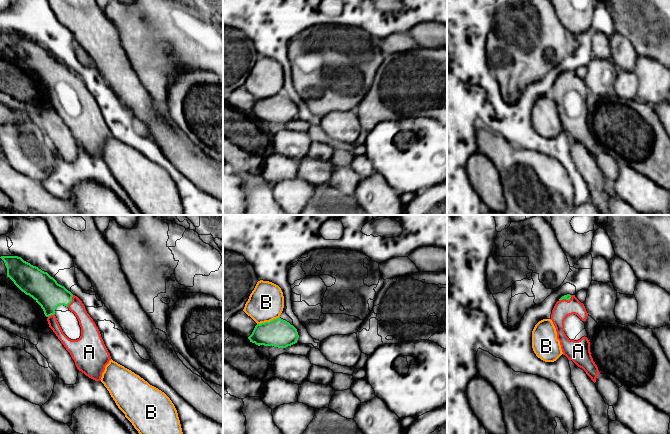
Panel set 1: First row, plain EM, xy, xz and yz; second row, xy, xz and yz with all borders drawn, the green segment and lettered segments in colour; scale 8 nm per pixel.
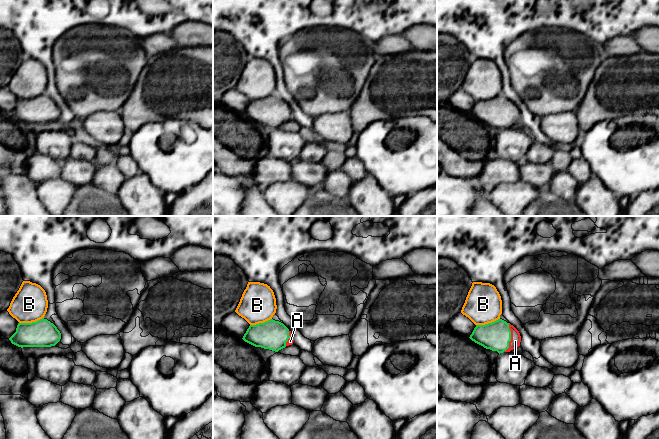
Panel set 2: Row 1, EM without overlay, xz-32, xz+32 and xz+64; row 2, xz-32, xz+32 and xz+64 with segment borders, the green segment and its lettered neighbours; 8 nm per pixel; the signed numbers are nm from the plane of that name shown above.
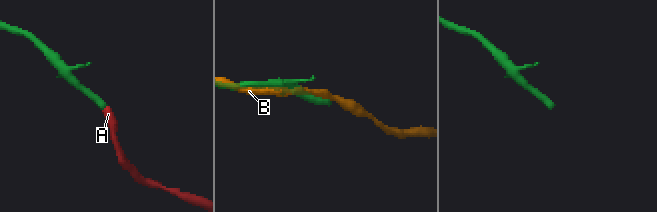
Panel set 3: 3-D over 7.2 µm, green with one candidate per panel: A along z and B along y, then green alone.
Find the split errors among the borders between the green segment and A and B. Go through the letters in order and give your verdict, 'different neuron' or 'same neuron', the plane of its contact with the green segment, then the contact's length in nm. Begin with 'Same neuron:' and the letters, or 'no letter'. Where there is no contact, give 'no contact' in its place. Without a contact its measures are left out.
Same neuron: A
A: same neuron; contact in xy; length 110 nm
B: different neuron; contact in xz; length 200 nm

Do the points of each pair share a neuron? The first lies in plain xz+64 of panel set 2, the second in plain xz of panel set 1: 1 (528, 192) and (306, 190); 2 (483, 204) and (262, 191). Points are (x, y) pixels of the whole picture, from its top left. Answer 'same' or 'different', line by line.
1: same
2: same

